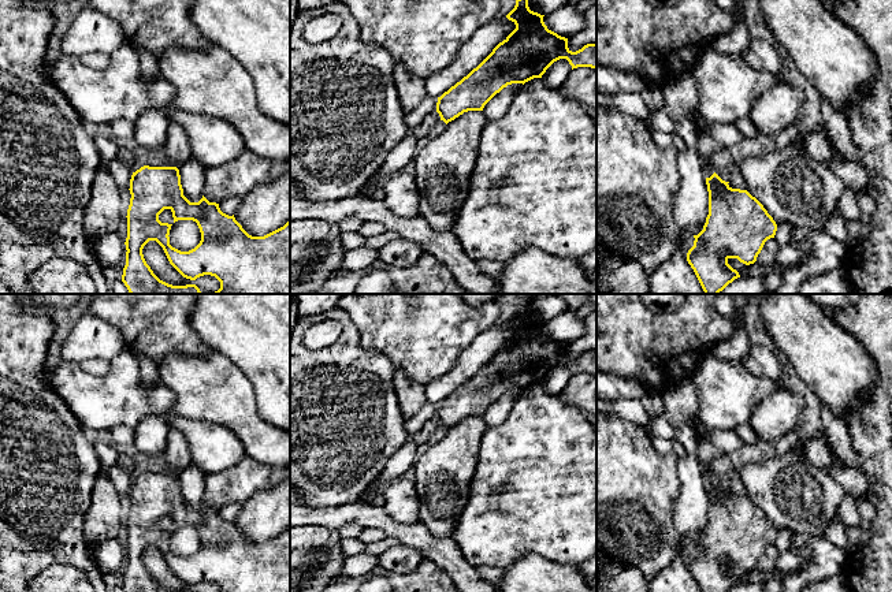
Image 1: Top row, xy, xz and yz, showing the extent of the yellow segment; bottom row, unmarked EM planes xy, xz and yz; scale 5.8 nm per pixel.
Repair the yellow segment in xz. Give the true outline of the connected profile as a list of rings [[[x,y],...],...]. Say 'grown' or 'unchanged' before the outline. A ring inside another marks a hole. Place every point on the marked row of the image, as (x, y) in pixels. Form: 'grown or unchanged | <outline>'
unchanged | [[[516,0],[514,8],[506,15],[516,29],[476,68],[438,97],[436,112],[441,120],[447,124],[464,112],[483,111],[484,105],[503,88],[542,78],[546,70],[560,59],[566,59],[572,70],[577,67],[596,68],[596,44],[587,44],[572,52],[568,48],[568,38],[549,30],[543,16],[529,10],[528,0]]]

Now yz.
unchanged | [[[716,172],[706,178],[709,215],[687,253],[705,294],[718,294],[740,278],[728,260],[754,264],[765,242],[777,231],[776,221],[755,197],[728,183]]]

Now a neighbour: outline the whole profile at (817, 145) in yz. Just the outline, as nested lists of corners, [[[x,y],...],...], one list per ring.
[[[824,127],[819,131],[813,131],[810,134],[799,134],[792,145],[824,164],[829,164],[839,156]]]

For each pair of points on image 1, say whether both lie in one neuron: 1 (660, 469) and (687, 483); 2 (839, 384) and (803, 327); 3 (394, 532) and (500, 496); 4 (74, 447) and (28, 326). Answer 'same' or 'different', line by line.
1: different
2: same
3: different
4: same

